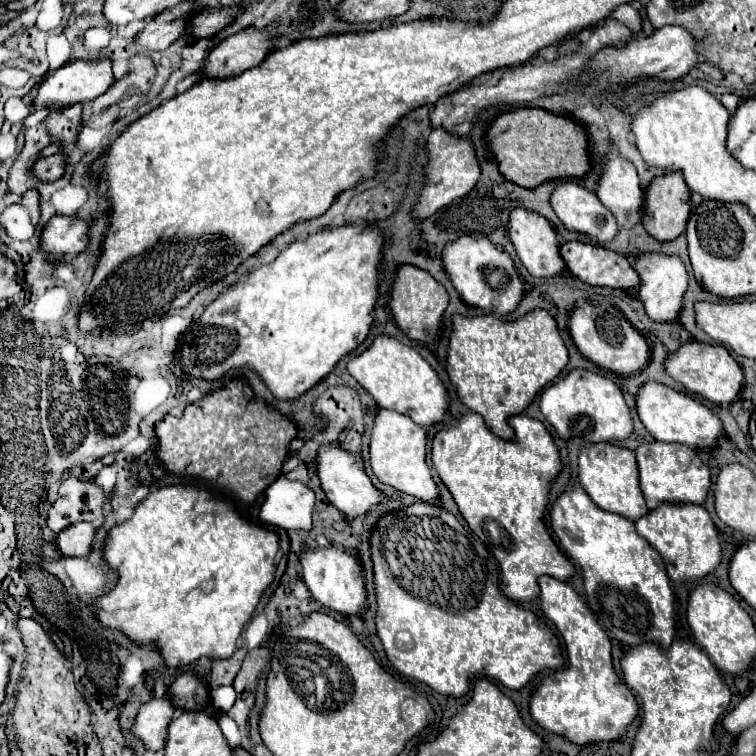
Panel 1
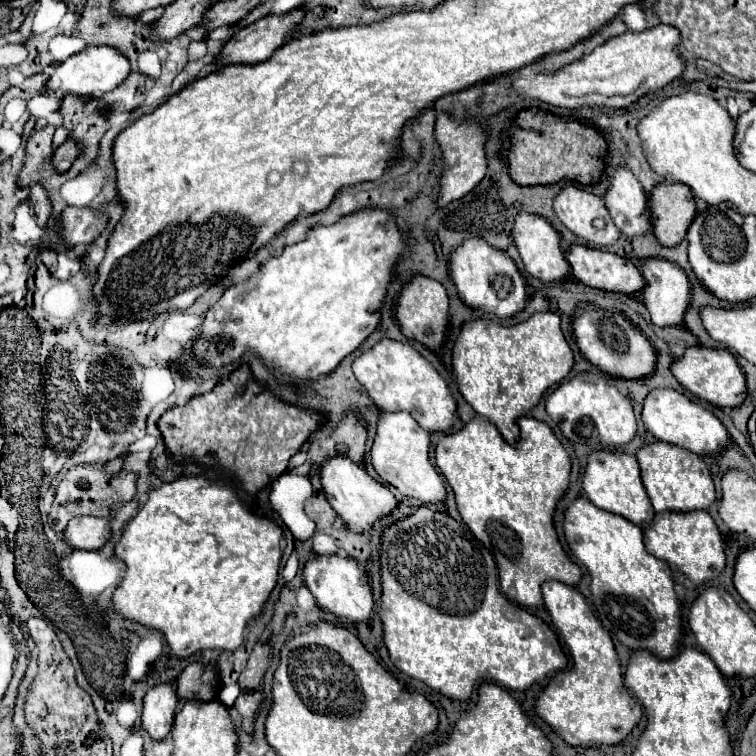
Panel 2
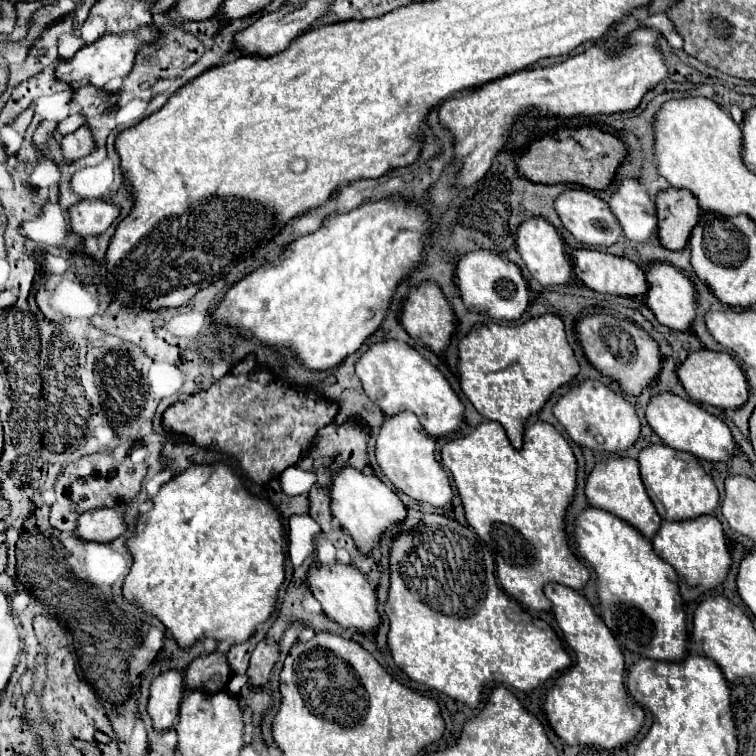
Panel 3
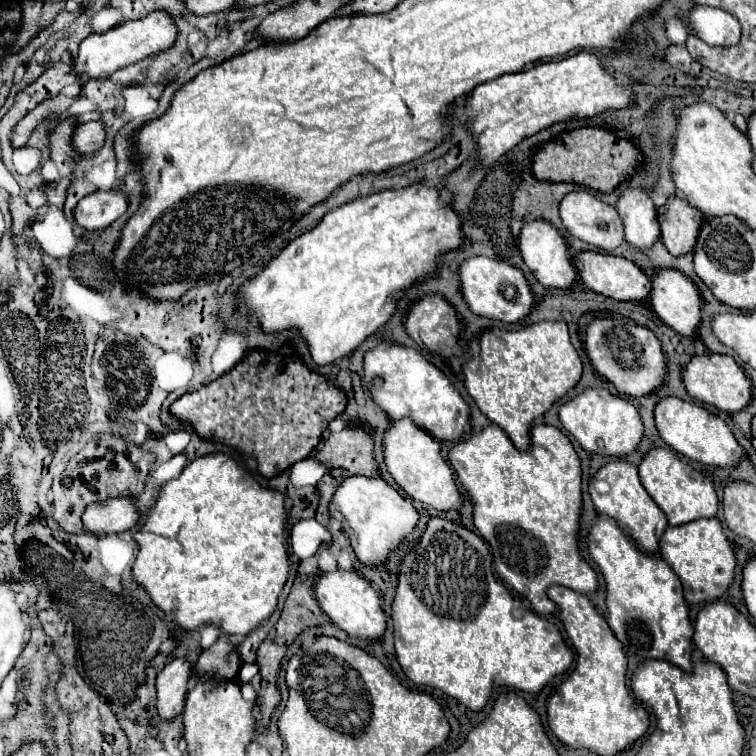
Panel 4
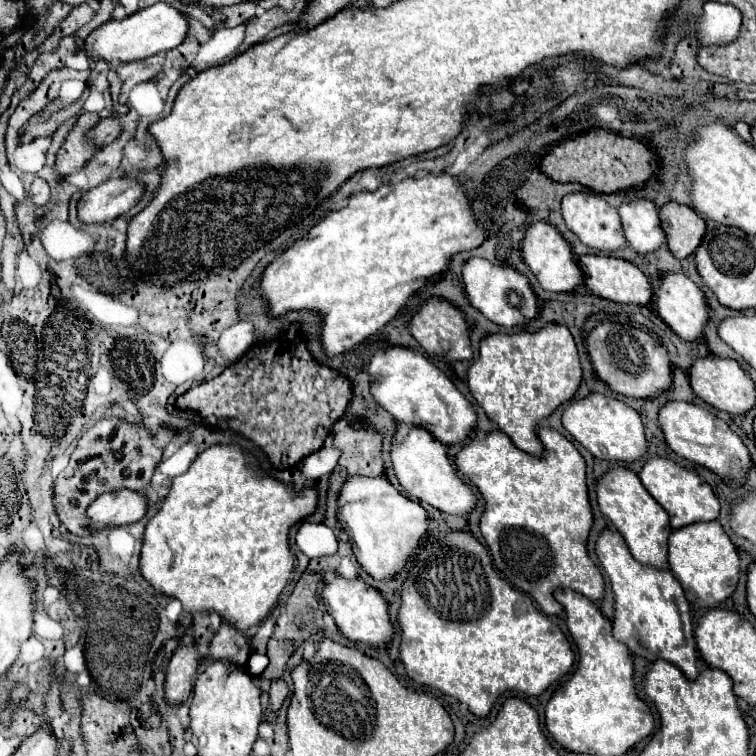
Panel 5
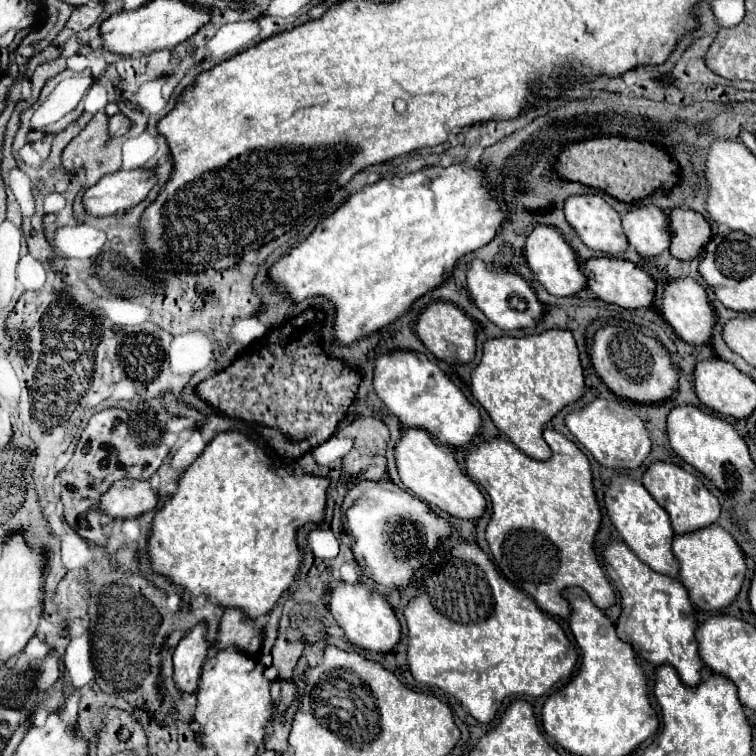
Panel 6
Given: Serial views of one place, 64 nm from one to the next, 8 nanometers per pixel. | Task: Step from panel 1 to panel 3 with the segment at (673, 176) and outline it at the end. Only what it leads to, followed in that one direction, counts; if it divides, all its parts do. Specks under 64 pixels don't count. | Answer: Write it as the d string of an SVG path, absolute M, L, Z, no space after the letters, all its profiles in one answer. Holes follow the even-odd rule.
M668 188L656 196L658 238L668 250L682 250L700 218L698 200L684 188Z

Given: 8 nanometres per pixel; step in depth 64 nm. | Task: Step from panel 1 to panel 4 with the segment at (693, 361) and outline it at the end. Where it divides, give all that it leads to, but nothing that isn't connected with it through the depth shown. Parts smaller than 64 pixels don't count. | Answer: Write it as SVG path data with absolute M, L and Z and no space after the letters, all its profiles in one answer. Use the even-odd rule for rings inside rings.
M702 354L692 356L692 360L682 370L686 392L696 398L698 402L712 404L722 412L738 412L742 410L752 398L752 384L744 370L734 362L732 356L726 354Z

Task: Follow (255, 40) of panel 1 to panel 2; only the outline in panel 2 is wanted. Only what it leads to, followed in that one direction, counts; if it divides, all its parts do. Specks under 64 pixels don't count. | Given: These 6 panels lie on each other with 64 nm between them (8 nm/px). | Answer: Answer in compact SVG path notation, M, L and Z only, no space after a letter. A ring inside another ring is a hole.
M292 10L282 16L260 18L258 22L238 30L220 50L218 62L222 66L232 64L260 64L282 46L284 36L290 34L300 20L302 10Z

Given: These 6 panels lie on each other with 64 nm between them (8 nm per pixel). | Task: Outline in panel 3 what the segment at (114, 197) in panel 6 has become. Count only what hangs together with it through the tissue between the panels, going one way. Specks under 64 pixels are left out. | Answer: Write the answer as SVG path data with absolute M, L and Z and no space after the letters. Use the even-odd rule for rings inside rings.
M88 200L70 206L70 226L78 238L100 236L118 216L118 208L104 200Z

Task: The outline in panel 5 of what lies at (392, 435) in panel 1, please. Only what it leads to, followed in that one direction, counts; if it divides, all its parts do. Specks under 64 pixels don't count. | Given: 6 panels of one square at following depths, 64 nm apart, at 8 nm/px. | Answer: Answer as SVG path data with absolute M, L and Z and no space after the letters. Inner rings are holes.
M398 422L396 432L392 436L390 460L392 460L392 468L394 468L394 474L400 482L400 486L408 492L410 498L426 502L446 514L456 514L456 516L464 516L474 508L476 496L474 496L470 484L466 484L454 472L452 464L448 462L448 456L446 456L446 446L442 442L438 442L434 436L430 436L426 430L416 428L412 424Z

